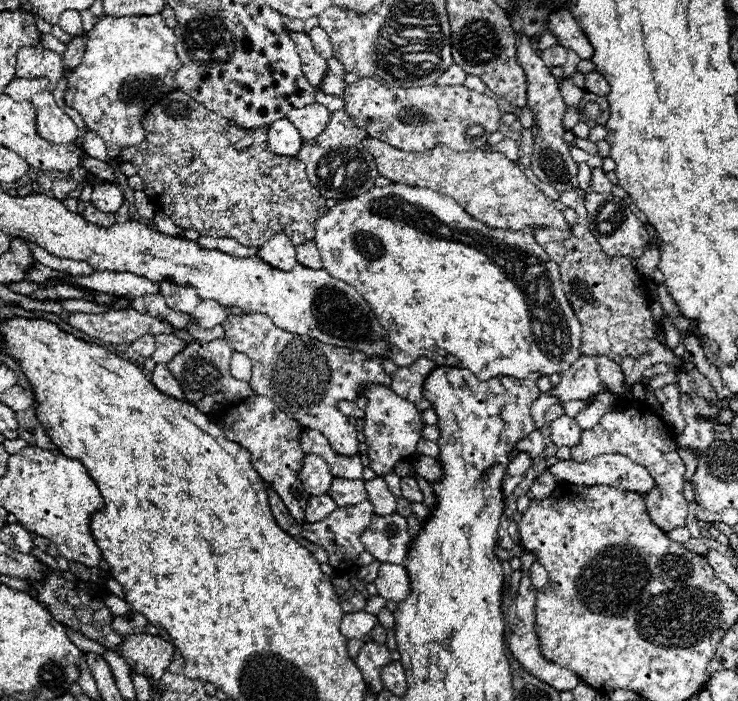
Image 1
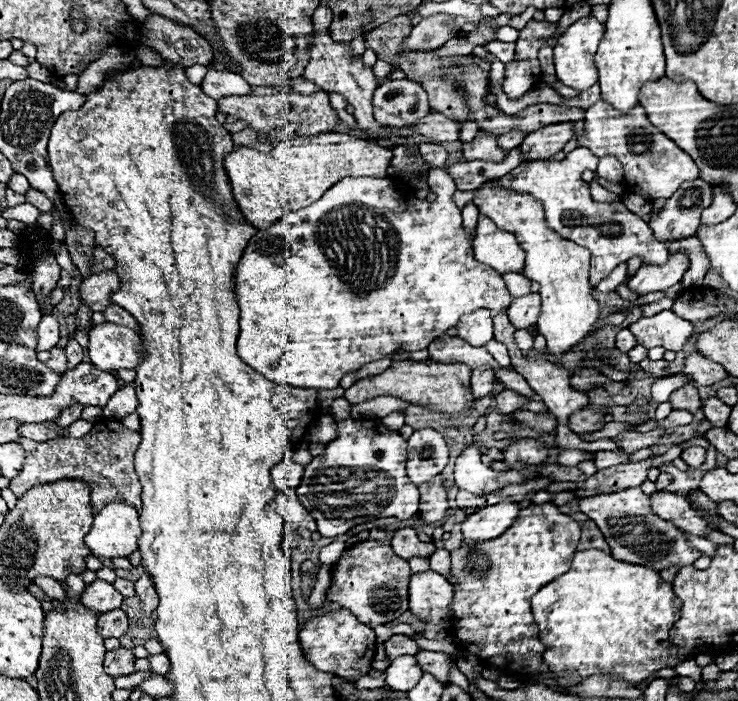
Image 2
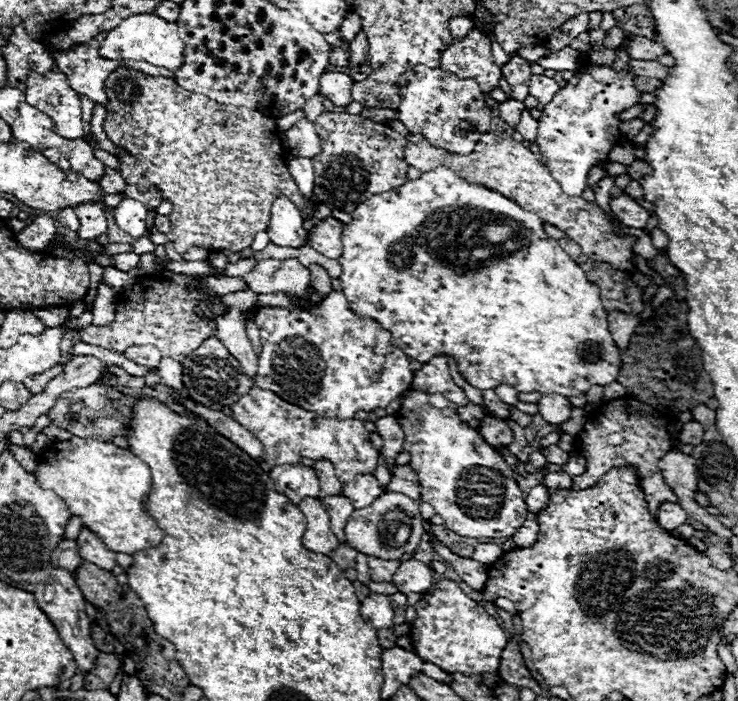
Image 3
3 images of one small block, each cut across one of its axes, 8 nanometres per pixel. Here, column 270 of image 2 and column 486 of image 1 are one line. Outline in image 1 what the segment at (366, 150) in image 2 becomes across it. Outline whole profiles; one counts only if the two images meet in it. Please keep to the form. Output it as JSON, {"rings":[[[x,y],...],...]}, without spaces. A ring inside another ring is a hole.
{"rings":[[[366,138],[362,140],[362,144],[374,156],[378,174],[382,178],[398,184],[438,190],[444,196],[454,198],[466,212],[470,212],[470,216],[474,216],[482,224],[488,224],[490,228],[516,232],[534,228],[570,230],[570,224],[564,220],[562,212],[554,208],[554,200],[546,198],[502,152],[486,152],[480,148],[470,152],[454,152],[448,146],[436,146],[418,154],[392,148],[390,144],[376,138]]]}

